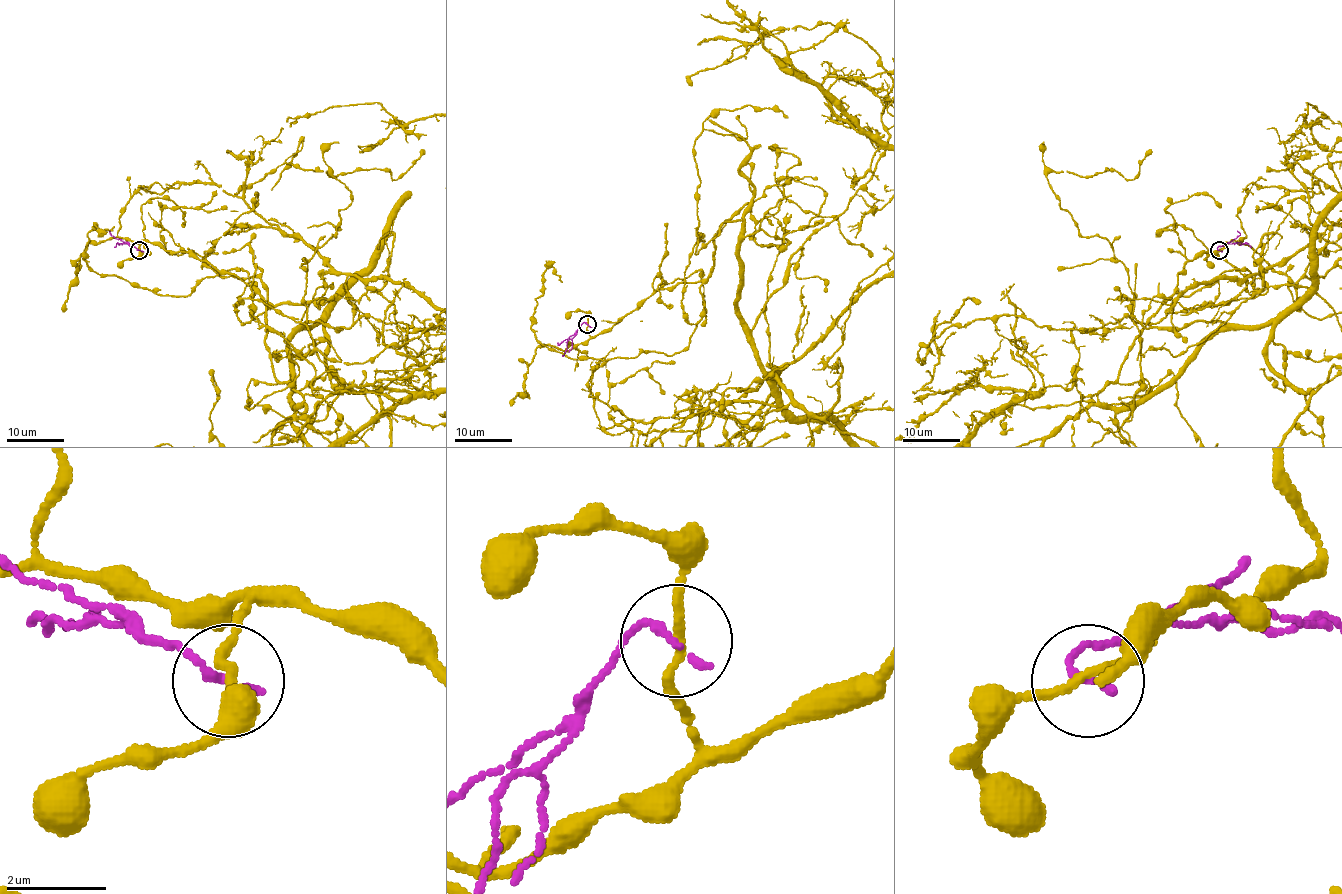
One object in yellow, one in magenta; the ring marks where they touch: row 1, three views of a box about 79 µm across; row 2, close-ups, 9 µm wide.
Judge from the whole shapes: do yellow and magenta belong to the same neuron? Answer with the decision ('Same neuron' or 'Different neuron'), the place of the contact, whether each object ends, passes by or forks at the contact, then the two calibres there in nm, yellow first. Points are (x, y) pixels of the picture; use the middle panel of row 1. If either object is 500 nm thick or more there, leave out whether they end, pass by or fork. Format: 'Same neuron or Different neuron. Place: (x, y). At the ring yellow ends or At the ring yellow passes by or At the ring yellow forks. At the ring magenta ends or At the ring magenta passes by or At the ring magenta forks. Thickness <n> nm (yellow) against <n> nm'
Different neuron. Place: (587, 324). At the ring yellow passes by. At the ring magenta ends. Thickness 160 nm (yellow) against 190 nm

